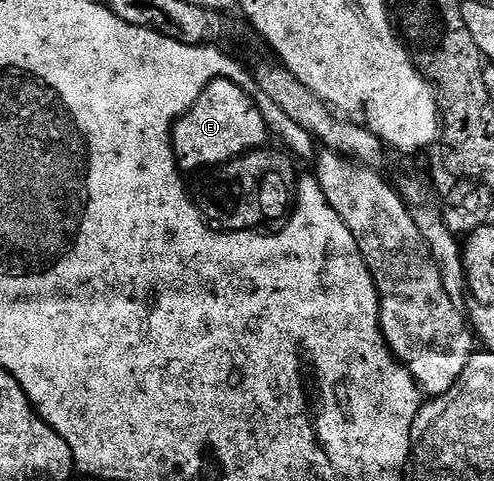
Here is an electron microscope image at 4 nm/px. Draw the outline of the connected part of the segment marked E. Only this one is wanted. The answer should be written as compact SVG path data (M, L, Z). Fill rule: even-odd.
M215 79L173 126L172 147L176 150L176 163L184 173L229 163L231 159L267 144L264 142L268 139L268 123L249 92L225 79Z

